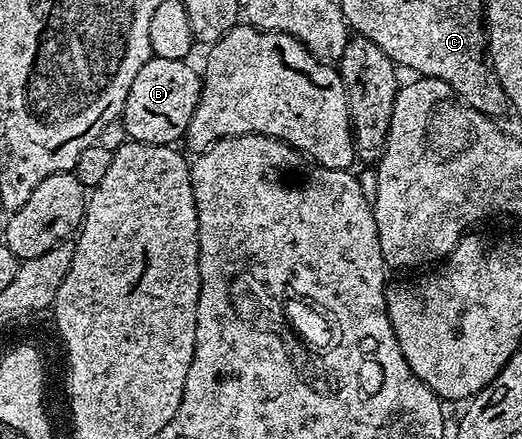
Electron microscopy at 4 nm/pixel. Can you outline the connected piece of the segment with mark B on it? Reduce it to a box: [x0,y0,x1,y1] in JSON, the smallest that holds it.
[122,56,202,145]

